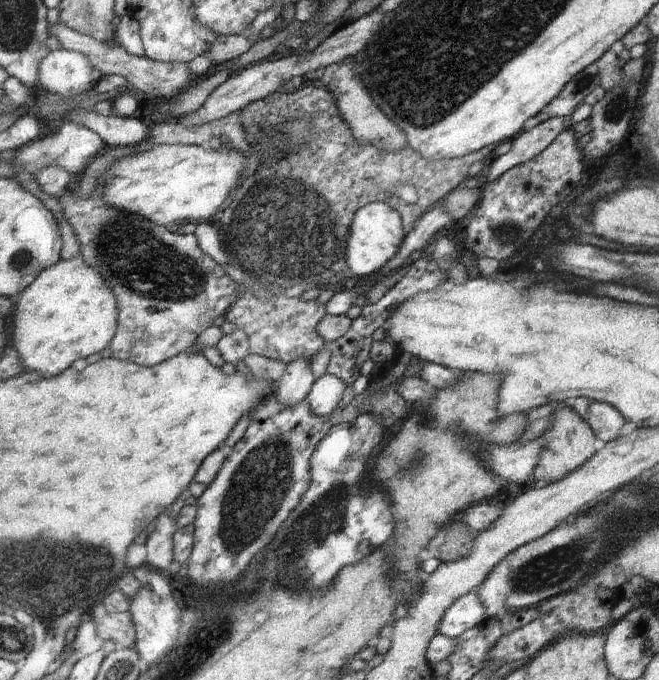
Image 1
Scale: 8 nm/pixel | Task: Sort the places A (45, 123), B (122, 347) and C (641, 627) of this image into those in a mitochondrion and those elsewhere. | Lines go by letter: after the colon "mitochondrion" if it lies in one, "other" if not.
A: other
B: other
C: other

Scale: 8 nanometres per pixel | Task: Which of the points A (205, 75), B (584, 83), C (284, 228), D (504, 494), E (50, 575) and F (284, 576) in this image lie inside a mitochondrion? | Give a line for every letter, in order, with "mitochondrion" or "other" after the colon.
A: other
B: mitochondrion
C: mitochondrion
D: other
E: mitochondrion
F: mitochondrion

